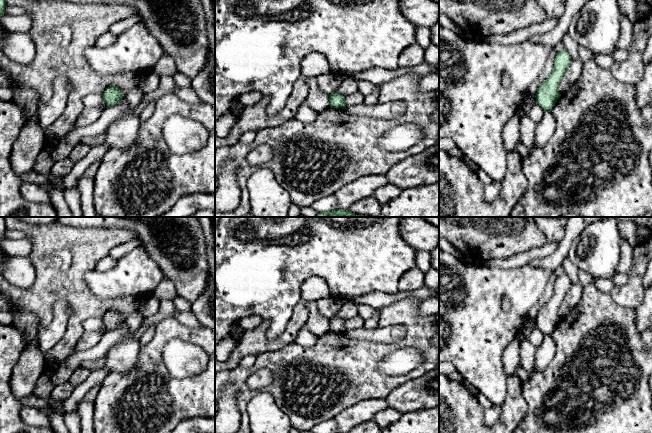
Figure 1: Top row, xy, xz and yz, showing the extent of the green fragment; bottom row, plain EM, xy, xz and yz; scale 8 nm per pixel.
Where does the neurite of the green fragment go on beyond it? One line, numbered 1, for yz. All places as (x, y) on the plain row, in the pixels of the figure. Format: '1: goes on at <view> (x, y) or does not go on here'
1: does not go on here

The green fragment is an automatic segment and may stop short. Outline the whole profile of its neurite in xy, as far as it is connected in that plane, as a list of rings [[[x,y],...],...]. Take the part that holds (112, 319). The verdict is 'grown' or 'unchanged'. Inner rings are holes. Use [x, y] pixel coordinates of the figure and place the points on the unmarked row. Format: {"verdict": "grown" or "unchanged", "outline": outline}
{"verdict": "unchanged", "outline": [[[117,310],[108,311],[103,318],[104,326],[107,331],[116,329],[119,327],[125,320],[122,318],[120,313]]]}

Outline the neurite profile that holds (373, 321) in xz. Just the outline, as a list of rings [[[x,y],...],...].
[[[376,311],[370,318],[364,320],[363,327],[372,329],[374,327],[377,327],[378,324],[379,324],[379,312]]]

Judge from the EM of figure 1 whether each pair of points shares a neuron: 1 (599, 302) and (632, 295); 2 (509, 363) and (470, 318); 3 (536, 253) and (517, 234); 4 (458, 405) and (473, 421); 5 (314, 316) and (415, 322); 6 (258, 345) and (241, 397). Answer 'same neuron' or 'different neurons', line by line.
1: different neurons
2: different neurons
3: different neurons
4: same neuron
5: different neurons
6: different neurons

